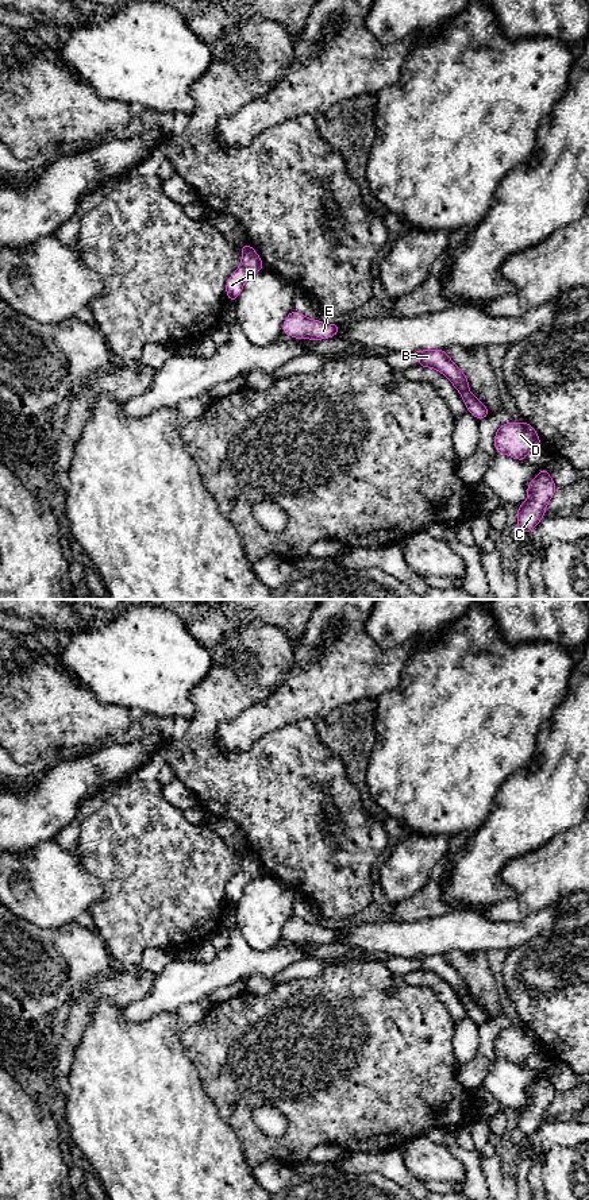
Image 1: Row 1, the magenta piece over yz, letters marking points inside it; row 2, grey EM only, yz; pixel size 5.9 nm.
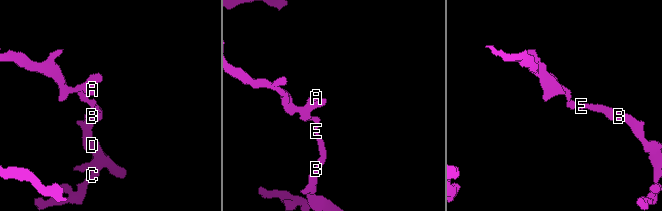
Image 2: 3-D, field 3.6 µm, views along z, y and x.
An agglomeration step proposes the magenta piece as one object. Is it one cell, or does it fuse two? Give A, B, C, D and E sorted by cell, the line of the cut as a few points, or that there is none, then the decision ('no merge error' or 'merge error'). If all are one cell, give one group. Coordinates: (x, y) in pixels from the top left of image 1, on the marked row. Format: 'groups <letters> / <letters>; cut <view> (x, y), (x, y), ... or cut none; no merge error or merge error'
groups A B C D E; cut none; no merge error

